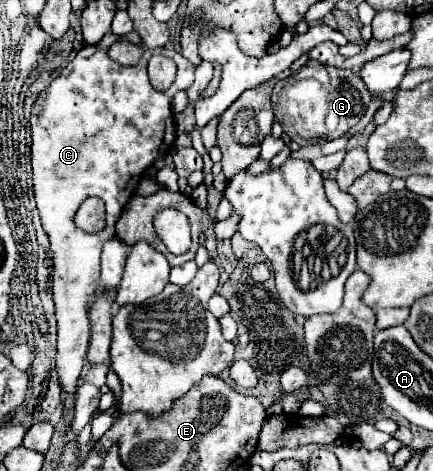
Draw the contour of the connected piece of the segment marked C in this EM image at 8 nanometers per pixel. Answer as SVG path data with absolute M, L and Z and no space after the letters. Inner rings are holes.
M112 32L106 34L96 46L92 54L84 52L84 48L76 54L72 62L60 72L58 78L50 82L48 88L44 88L38 98L32 104L30 112L30 132L32 132L32 146L30 146L30 158L32 158L32 182L34 182L34 198L38 204L38 214L44 232L50 240L52 250L52 298L54 298L54 312L56 312L56 326L58 326L58 352L56 352L56 370L58 380L62 388L62 402L64 402L64 424L66 428L74 420L74 400L76 400L76 388L80 382L82 366L86 360L86 350L90 344L90 320L88 310L94 304L94 296L98 290L98 276L100 276L100 252L106 240L114 236L114 224L124 208L124 204L134 196L136 184L142 180L146 170L152 166L152 162L160 154L168 154L174 148L176 142L176 122L172 114L172 98L178 90L188 90L194 82L194 66L176 50L170 48L156 48L156 50L144 50L140 62L132 68L120 66L114 62L106 50L118 42L120 36L114 36ZM154 54L166 54L172 58L178 66L178 74L174 84L166 92L158 92L148 82L148 60ZM96 196L106 206L106 228L98 234L88 234L80 230L74 224L74 214L80 208L80 204Z

